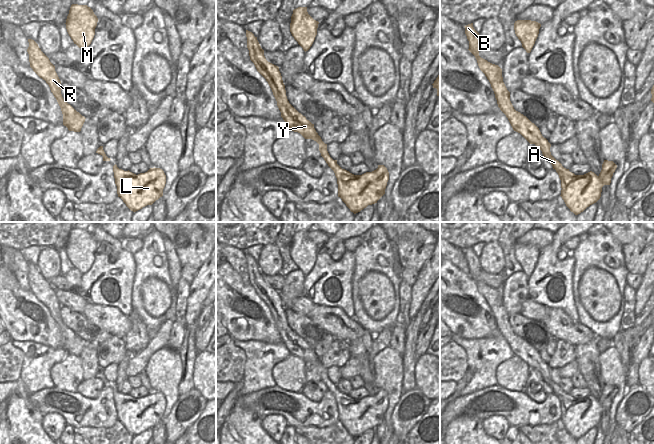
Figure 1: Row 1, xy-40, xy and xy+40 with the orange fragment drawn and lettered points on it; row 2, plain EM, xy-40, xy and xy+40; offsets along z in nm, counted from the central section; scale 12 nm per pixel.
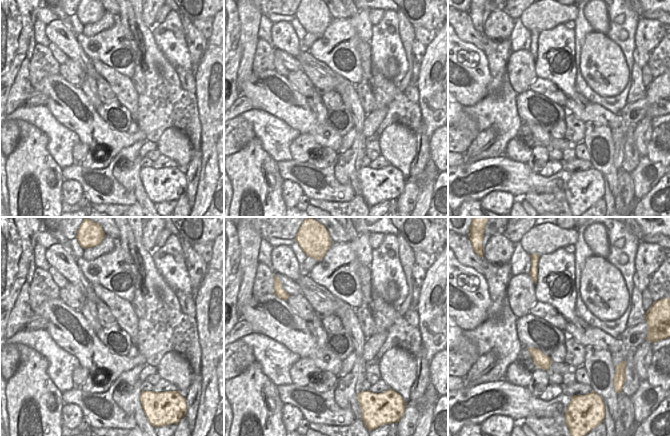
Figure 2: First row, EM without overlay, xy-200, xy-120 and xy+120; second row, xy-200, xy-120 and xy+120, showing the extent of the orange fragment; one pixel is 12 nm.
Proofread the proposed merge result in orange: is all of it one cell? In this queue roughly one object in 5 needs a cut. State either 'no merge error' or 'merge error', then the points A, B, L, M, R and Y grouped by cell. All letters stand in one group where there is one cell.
no merge error; groups A B L M R Y

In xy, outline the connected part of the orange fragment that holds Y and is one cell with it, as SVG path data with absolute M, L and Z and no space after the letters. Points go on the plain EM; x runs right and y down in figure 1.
M246 254L246 261L250 284L254 287L257 295L268 306L277 325L281 341L289 350L290 355L298 356L305 363L312 363L319 368L321 380L334 395L337 402L338 421L354 438L360 436L368 429L377 427L385 418L389 404L387 392L384 389L378 389L376 394L362 399L354 399L342 393L337 388L337 384L333 384L330 381L327 375L327 368L322 365L316 356L314 348L289 327L279 291L266 284L264 274L252 256Z

